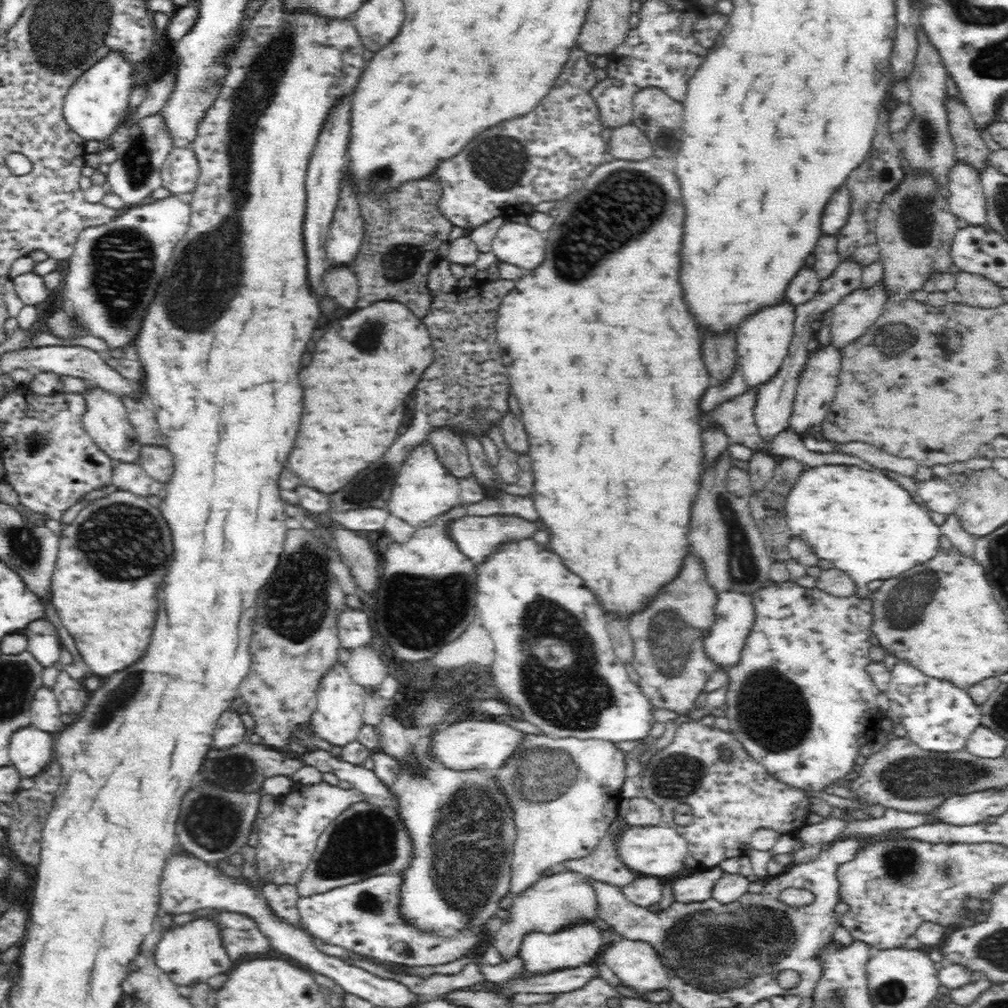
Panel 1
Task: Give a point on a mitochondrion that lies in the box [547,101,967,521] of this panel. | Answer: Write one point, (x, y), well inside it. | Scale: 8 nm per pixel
(619, 204)

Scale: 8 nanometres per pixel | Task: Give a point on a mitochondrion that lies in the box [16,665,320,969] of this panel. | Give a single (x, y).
(214, 818)

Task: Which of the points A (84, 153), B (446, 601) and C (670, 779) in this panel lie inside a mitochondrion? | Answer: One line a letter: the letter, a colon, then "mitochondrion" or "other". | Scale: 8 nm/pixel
A: other
B: mitochondrion
C: mitochondrion

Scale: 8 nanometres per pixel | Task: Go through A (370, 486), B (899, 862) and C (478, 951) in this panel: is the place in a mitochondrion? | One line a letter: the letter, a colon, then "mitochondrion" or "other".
A: mitochondrion
B: mitochondrion
C: other

